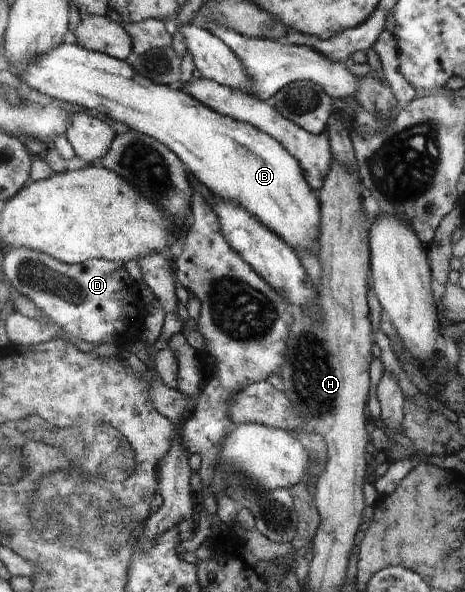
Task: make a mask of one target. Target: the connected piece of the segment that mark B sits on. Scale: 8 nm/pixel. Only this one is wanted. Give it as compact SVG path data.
M64 43L46 54L44 58L38 58L37 62L32 62L29 66L20 66L16 77L42 94L60 101L71 102L88 110L99 111L103 116L122 122L131 130L153 136L170 147L182 159L188 170L207 186L213 195L244 207L275 235L285 240L289 247L294 247L294 250L306 249L317 255L320 249L318 237L320 237L321 227L318 201L298 161L282 144L262 132L260 128L222 115L221 112L201 103L196 97L185 93L184 89L154 84L150 79L139 75L128 61L87 49L78 43L74 45Z

